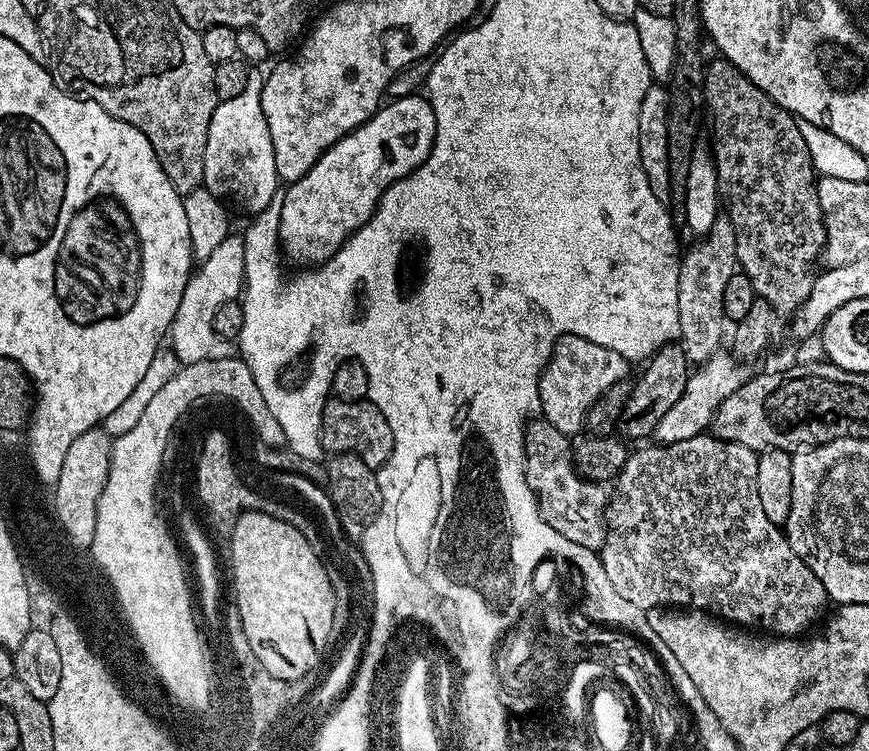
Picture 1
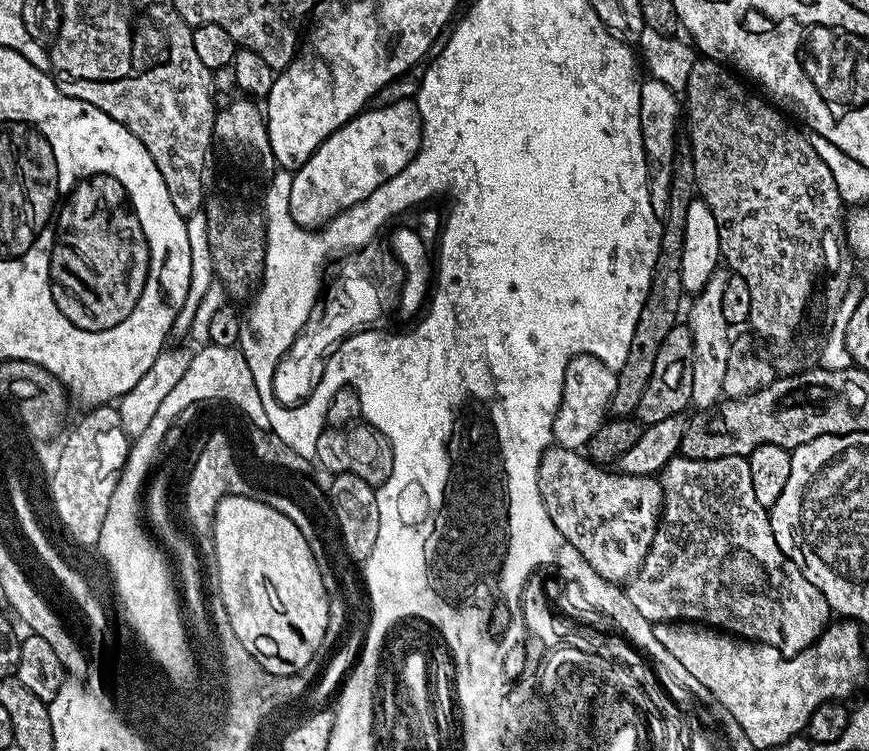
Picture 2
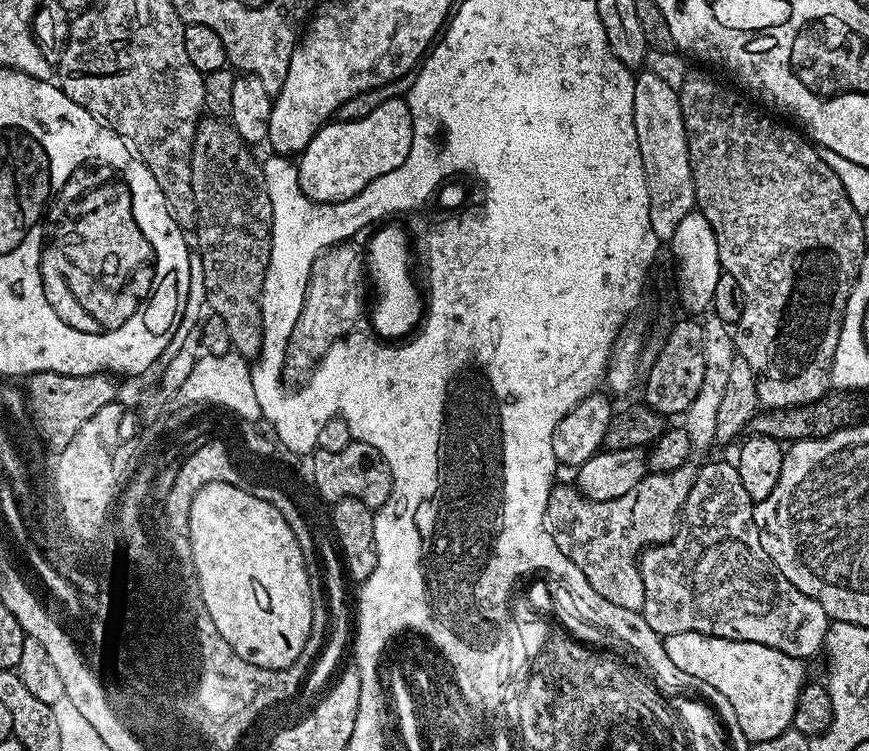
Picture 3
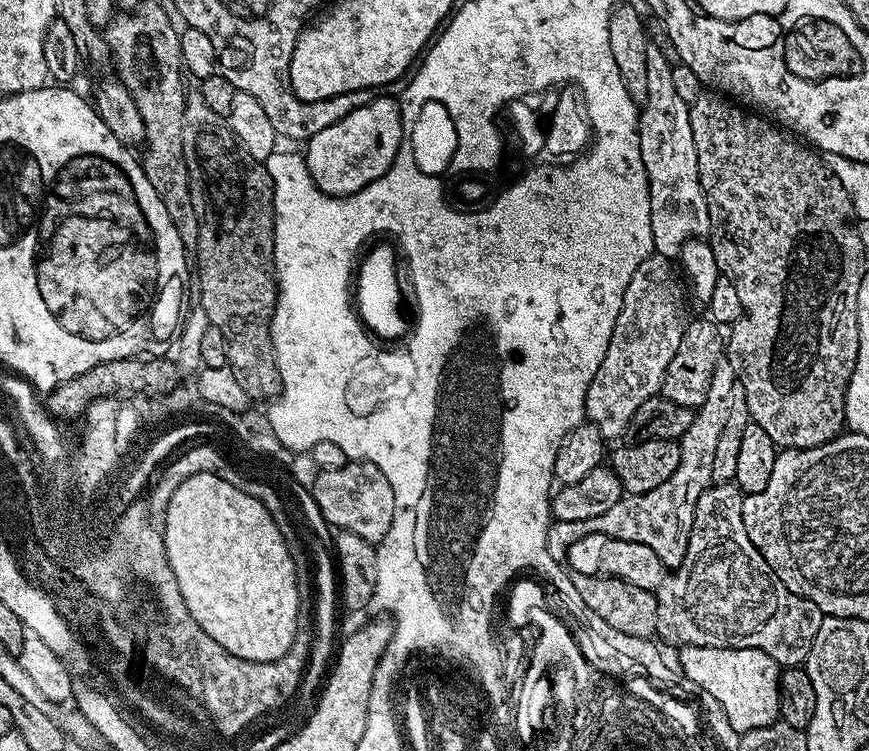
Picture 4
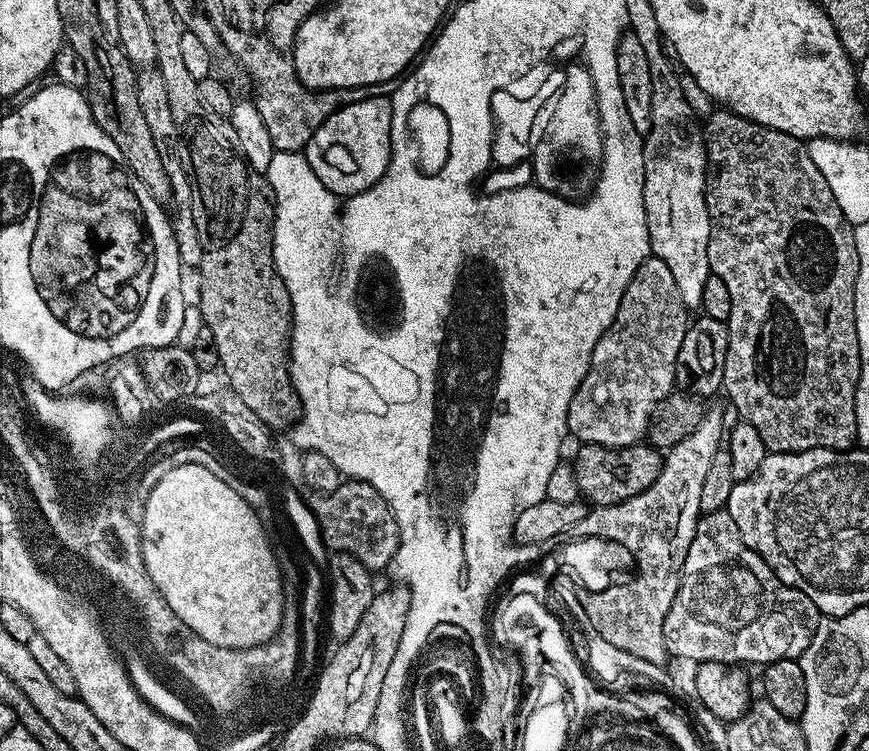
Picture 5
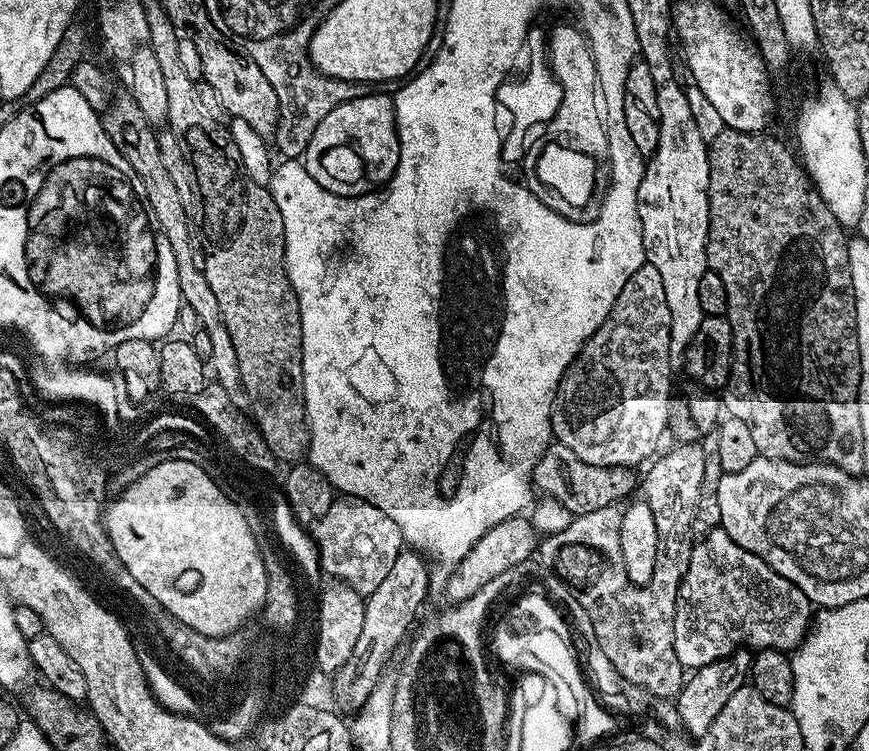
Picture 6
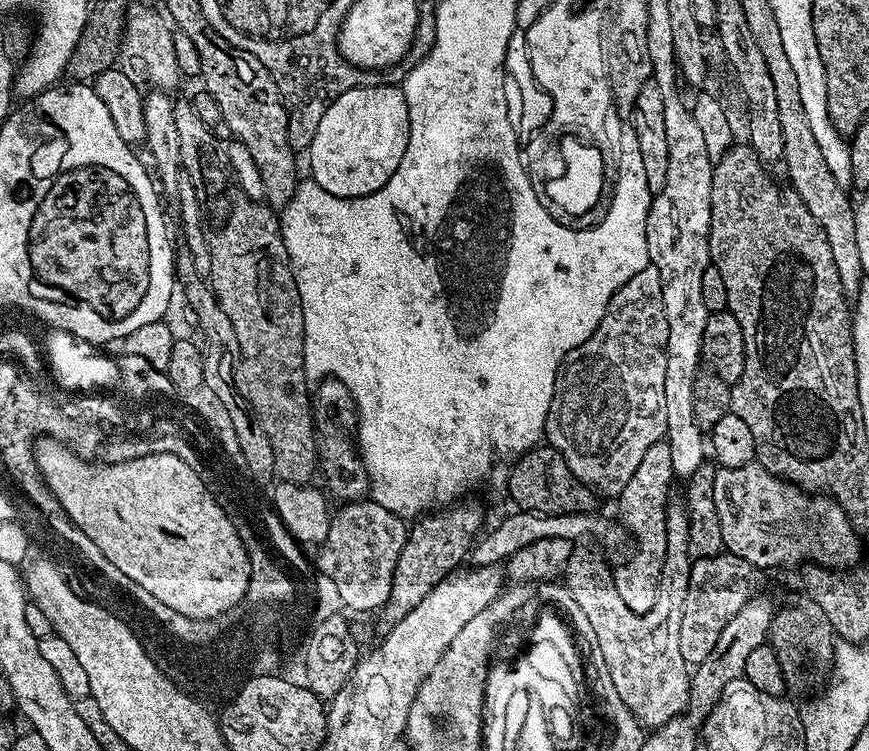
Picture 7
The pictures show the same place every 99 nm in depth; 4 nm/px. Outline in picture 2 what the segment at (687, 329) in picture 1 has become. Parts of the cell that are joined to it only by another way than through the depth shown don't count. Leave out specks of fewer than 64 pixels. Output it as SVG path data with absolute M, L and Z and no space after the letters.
M717 270L702 286L702 290L691 297L692 305L687 305L686 323L694 338L694 386L692 387L691 407L696 410L711 410L724 396L722 378L726 378L726 362L730 358L733 337L728 336L730 325L722 314L722 294L726 290L729 273Z

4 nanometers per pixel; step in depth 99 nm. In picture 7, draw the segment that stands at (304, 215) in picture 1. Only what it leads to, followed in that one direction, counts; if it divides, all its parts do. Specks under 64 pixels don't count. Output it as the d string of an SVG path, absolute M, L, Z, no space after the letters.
M383 84L346 90L346 94L339 96L326 114L322 114L322 122L318 122L318 134L314 134L314 142L306 150L308 164L312 167L311 179L316 180L322 190L335 196L369 196L390 182L394 170L398 170L398 162L402 162L402 154L406 154L406 142L410 142L410 114L403 87Z

